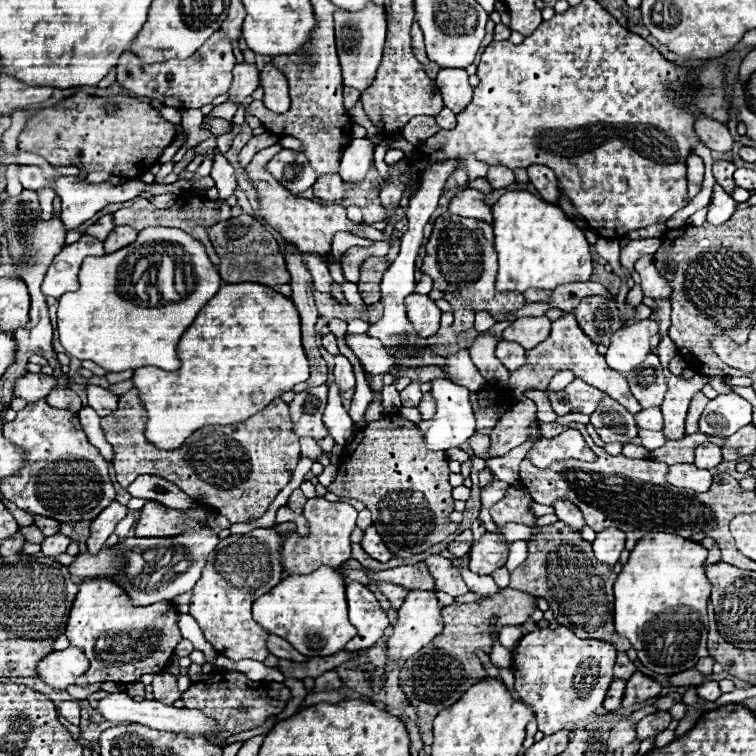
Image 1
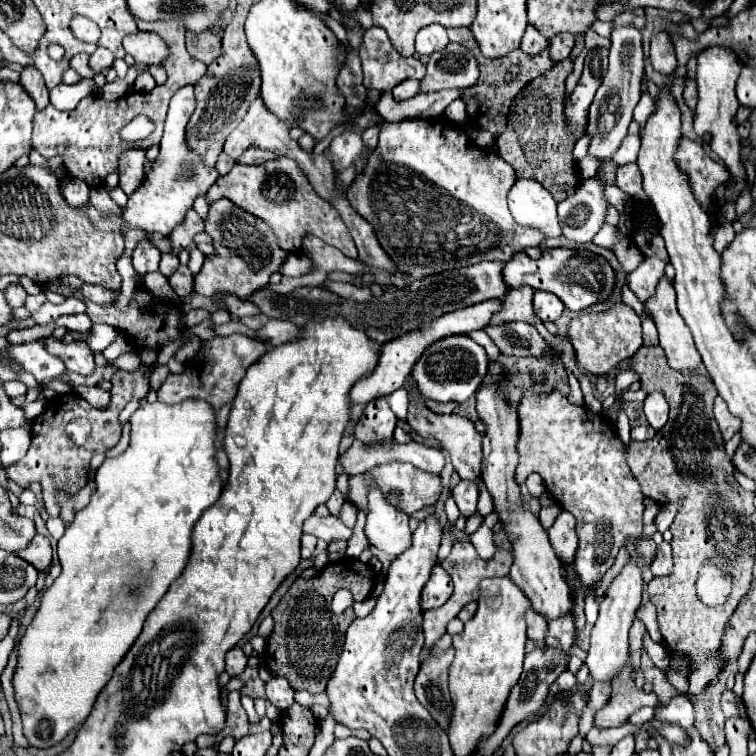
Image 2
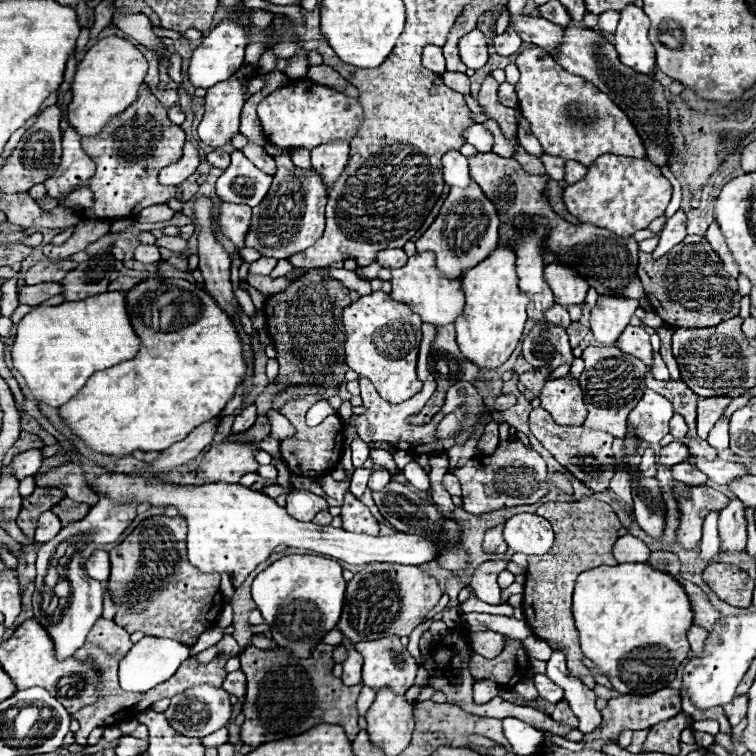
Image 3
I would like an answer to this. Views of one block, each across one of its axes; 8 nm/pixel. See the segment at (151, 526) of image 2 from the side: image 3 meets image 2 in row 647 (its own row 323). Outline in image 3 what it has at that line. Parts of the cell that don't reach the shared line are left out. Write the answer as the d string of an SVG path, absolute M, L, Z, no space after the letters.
M116 290L80 302L32 308L18 324L12 346L12 364L40 402L58 408L74 398L94 372L132 360L138 354L140 344L126 312L126 292Z

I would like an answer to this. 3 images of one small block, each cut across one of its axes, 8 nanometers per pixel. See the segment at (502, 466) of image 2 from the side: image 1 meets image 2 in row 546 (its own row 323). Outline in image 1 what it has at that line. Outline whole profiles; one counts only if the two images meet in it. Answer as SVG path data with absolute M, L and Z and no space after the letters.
M524 316L514 320L502 334L504 340L508 342L518 342L522 344L526 350L538 346L540 342L544 342L550 334L550 326L552 320L548 320L546 316L534 318L534 316Z

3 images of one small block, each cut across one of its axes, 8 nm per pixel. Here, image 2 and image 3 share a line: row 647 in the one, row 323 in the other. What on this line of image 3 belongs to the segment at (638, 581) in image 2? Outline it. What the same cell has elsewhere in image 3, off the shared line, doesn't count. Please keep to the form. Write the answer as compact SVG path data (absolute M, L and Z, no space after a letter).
M598 298L590 314L590 330L602 346L614 346L638 308L636 300Z

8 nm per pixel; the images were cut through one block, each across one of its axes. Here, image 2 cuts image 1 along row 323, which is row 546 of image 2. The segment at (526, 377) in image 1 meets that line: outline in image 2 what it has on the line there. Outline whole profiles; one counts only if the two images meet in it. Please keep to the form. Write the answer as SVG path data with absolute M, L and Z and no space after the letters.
M562 510L556 518L556 522L548 528L548 536L550 536L550 542L552 542L556 556L562 562L572 564L574 552L578 546L578 538L576 538L576 530L574 530L574 516L570 512Z

